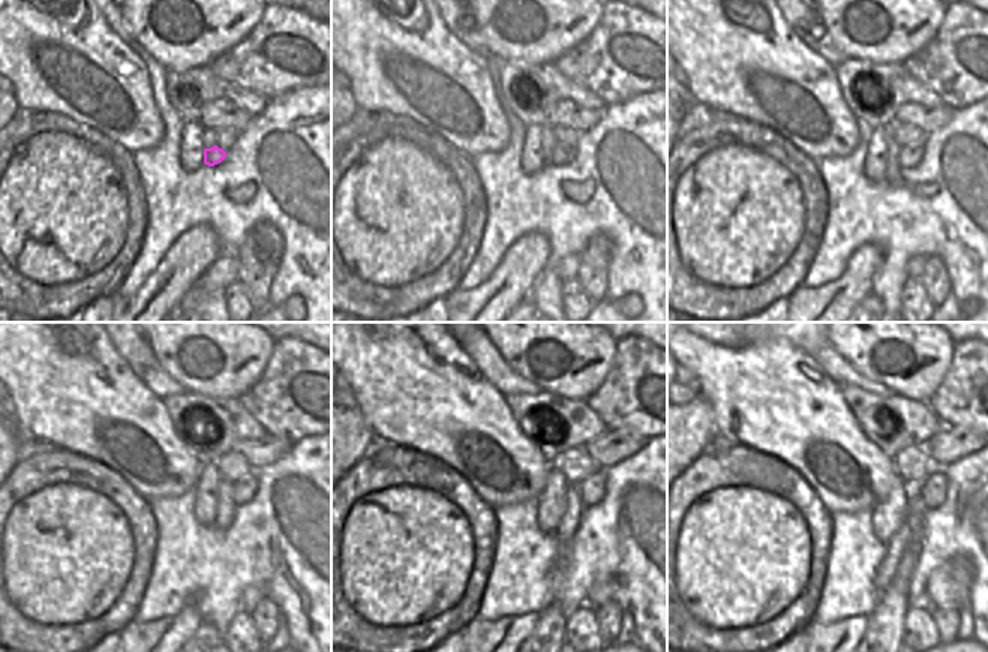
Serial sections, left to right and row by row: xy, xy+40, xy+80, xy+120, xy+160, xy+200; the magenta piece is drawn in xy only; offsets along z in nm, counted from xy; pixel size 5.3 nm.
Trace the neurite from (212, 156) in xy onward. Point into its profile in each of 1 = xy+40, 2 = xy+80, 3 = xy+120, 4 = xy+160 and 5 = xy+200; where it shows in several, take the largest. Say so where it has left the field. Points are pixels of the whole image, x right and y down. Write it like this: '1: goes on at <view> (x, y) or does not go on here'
1: goes on at xy+40 (559, 155)
2: goes on at xy+80 (910, 155)
3: goes on at xy+120 (246, 487)
4: goes on at xy+160 (592, 489)
5: goes on at xy+200 (933, 489)

